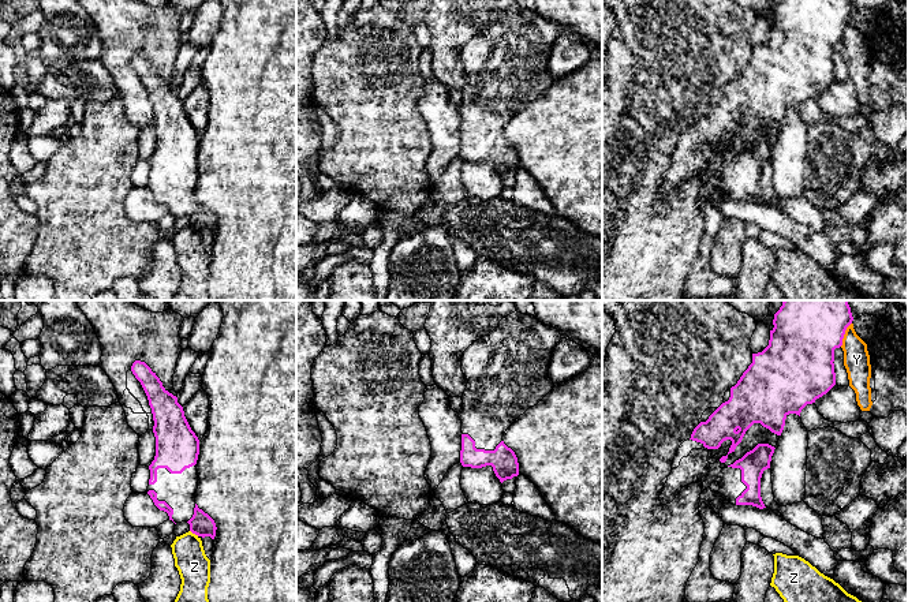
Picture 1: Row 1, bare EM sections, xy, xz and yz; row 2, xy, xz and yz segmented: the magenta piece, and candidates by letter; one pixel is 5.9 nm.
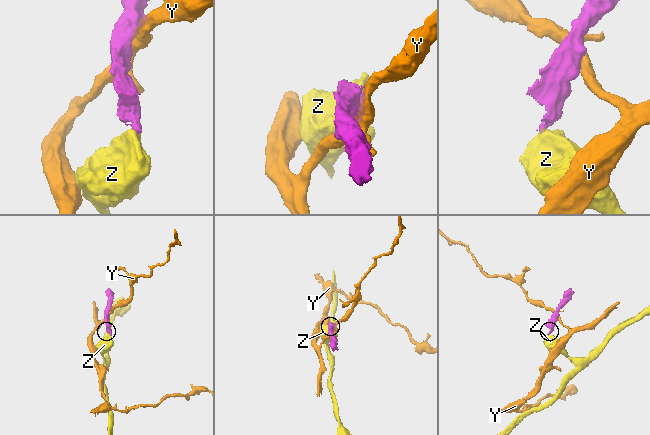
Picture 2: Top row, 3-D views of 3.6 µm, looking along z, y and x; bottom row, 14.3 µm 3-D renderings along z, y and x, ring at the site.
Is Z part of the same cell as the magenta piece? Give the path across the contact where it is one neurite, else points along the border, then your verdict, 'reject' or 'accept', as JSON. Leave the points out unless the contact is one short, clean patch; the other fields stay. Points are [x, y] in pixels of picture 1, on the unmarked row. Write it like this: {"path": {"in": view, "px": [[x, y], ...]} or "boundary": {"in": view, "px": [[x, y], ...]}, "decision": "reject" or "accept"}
{"boundary": {"in": "xy", "px": [[190, 224], [198, 230]]}, "decision": "reject"}

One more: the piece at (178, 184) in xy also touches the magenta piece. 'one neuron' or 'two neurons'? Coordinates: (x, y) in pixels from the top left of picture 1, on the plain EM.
one neuron

